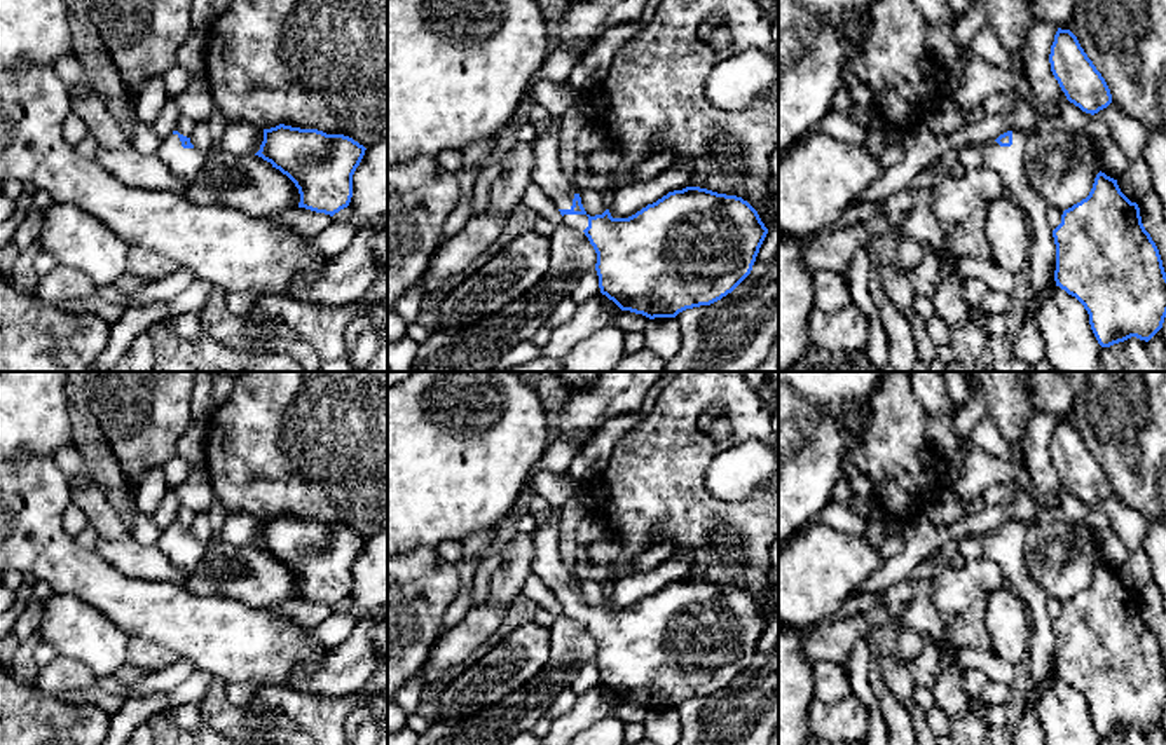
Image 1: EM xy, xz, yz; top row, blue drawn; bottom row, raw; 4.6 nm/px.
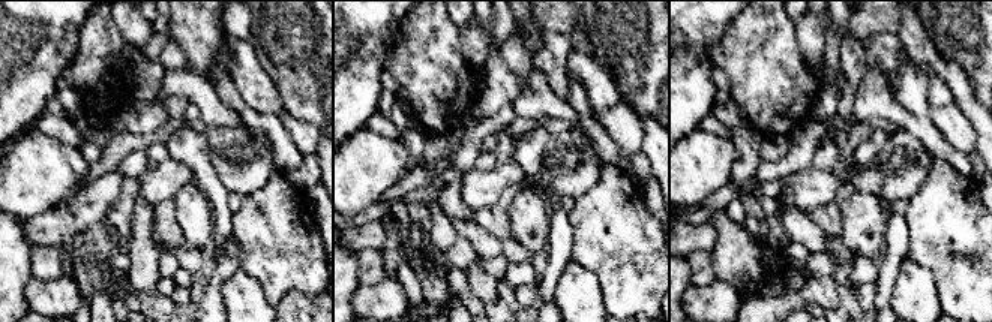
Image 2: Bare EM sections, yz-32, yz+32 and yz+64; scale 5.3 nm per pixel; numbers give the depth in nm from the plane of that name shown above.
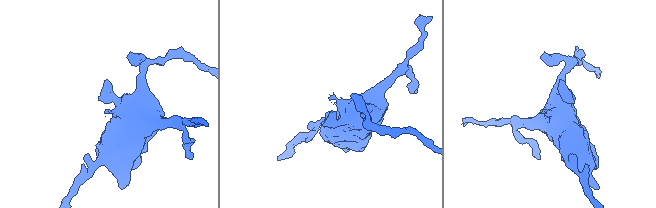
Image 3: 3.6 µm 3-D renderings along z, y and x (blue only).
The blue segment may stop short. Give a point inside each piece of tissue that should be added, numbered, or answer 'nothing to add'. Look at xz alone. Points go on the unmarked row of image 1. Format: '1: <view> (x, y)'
1: xz (580, 613)

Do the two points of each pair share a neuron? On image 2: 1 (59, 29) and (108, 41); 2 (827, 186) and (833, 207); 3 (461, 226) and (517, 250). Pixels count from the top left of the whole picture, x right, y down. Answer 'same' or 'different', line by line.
1: different
2: different
3: same

